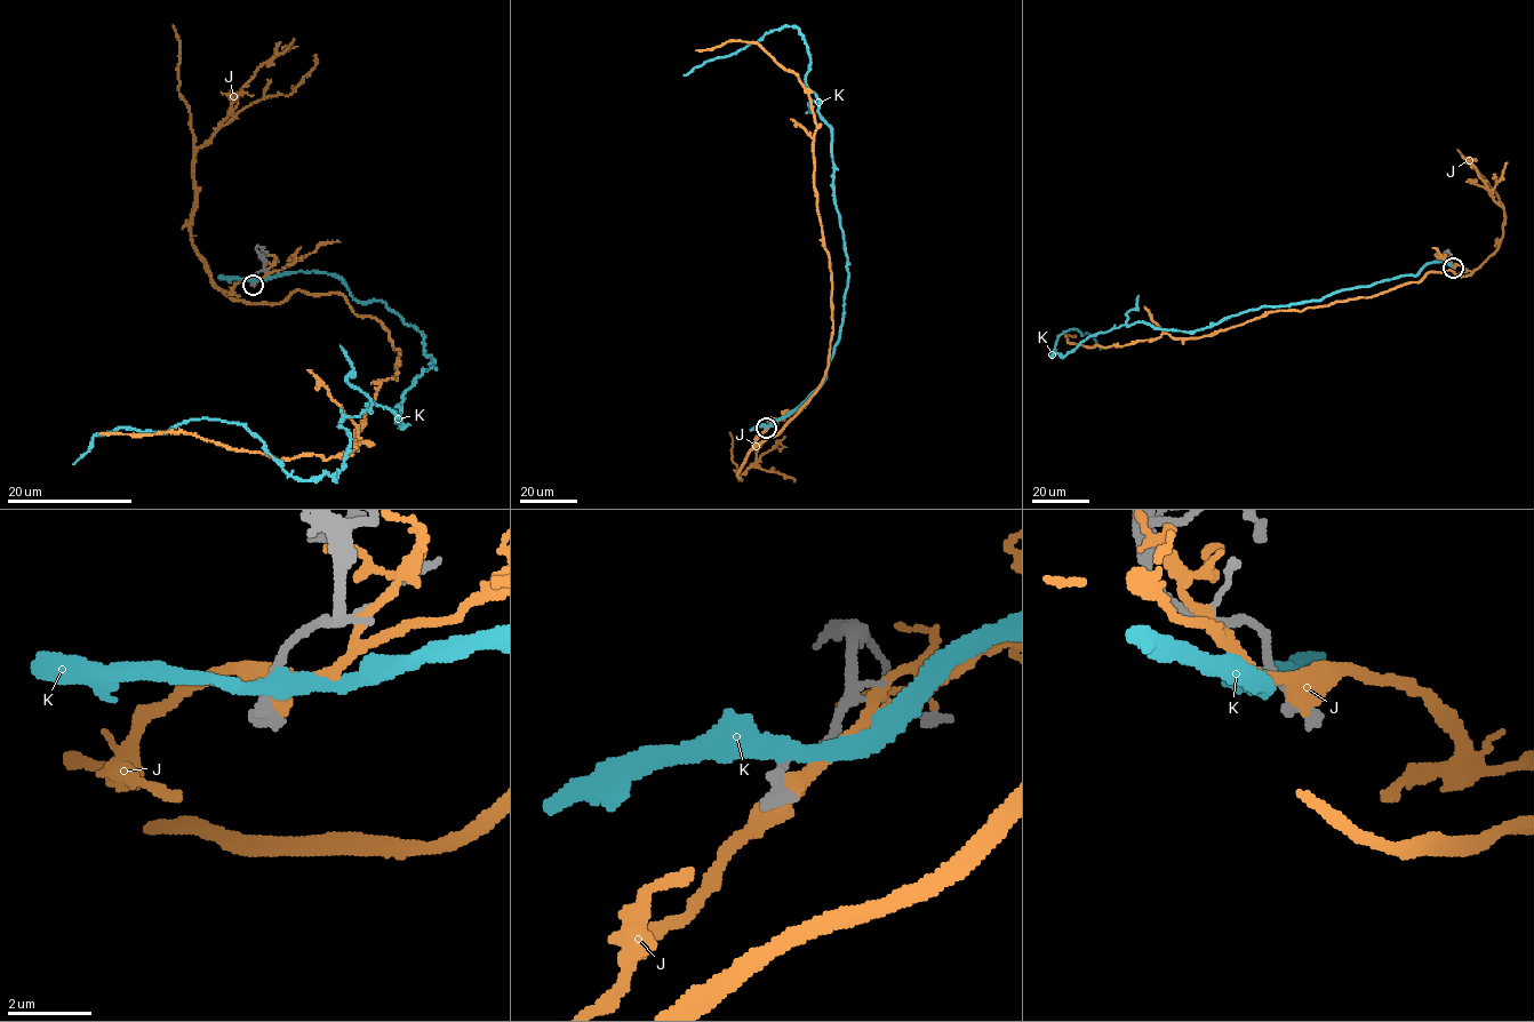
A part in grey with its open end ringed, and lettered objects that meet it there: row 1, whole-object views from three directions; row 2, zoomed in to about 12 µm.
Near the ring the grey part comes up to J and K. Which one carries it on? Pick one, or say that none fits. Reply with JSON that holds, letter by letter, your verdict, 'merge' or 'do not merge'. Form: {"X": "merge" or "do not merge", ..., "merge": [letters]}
{"J": "do not merge", "K": "do not merge", "merge": []}

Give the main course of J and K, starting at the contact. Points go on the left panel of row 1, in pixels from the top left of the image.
J: (254, 282), (224, 292), (340, 293), (388, 330), (396, 380), (364, 441), (274, 458), (98, 433)
K: (254, 278), (334, 273), (420, 330), (400, 424), (346, 416), (336, 480), (213, 418), (72, 463)

